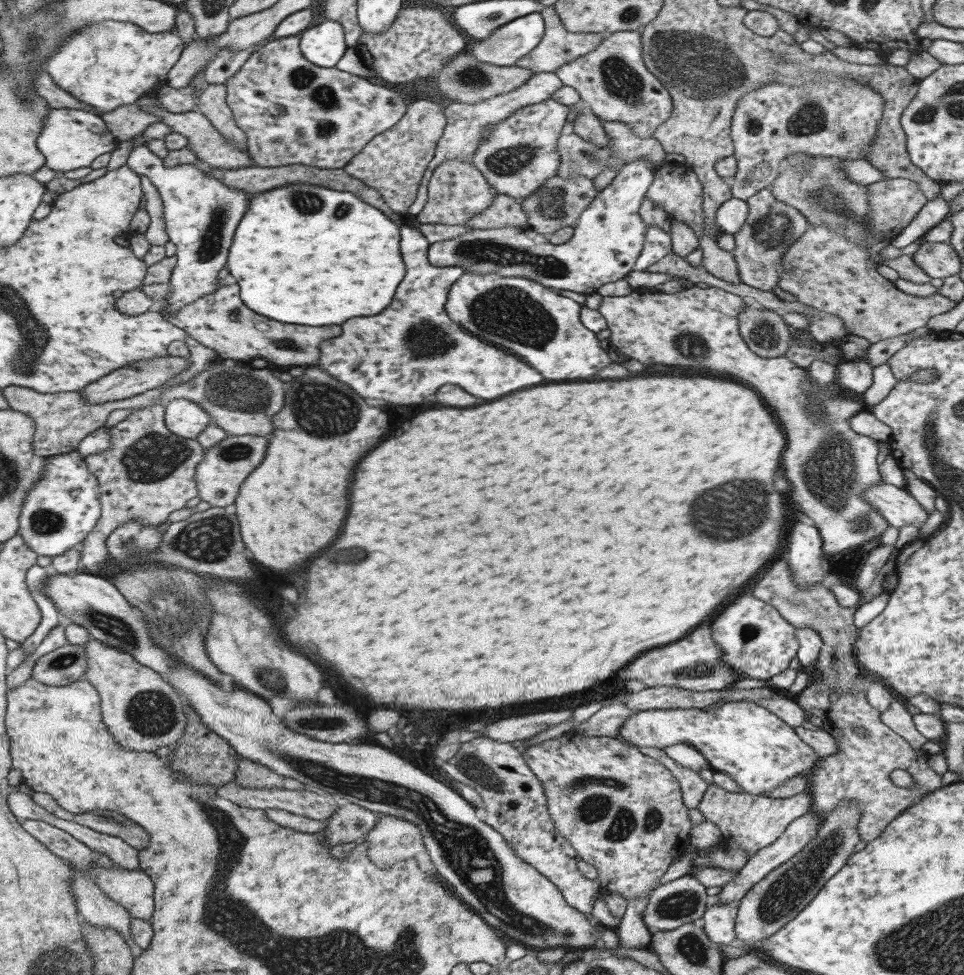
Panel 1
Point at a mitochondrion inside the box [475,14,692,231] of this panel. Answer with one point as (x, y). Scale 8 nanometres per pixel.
(622, 81)

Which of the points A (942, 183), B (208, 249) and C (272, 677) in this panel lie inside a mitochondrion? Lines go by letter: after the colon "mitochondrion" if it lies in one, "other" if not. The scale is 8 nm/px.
A: other
B: mitochondrion
C: mitochondrion

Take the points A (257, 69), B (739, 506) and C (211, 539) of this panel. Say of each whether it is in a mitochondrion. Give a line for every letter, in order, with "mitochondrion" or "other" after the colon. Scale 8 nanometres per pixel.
A: other
B: mitochondrion
C: mitochondrion

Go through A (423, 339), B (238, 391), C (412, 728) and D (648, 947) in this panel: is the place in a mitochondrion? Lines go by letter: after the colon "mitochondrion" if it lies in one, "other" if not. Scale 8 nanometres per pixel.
A: mitochondrion
B: mitochondrion
C: mitochondrion
D: other

